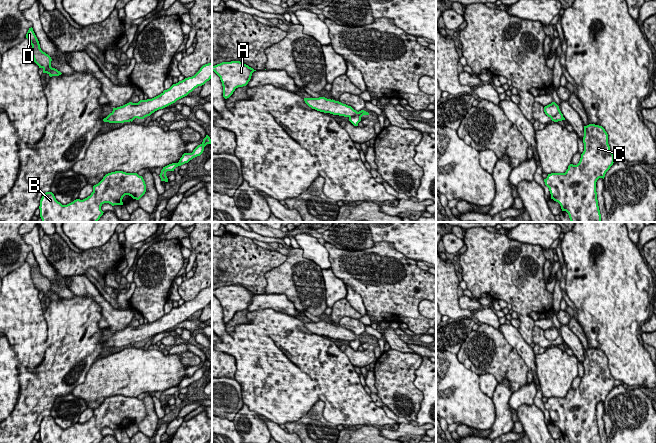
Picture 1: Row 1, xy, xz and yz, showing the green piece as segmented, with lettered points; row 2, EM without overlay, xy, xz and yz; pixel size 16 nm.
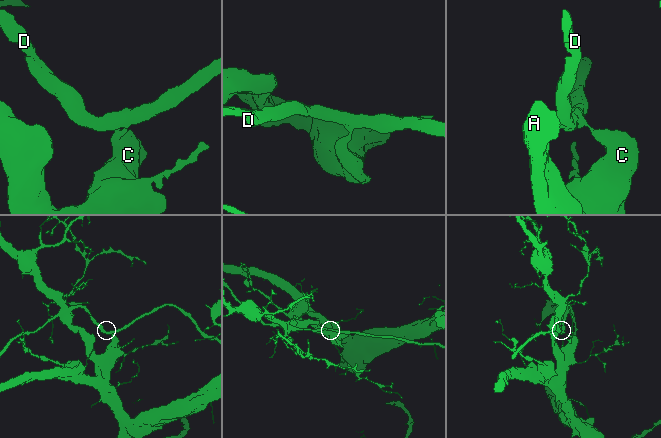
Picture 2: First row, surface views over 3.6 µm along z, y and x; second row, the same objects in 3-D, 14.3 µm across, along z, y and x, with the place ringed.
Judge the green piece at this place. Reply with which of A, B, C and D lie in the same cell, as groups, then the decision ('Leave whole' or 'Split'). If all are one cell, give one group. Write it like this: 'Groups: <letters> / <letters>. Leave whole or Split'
Groups: A B C / D. Split

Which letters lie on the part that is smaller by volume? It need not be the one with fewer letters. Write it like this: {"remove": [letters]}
{"remove": ["D"]}

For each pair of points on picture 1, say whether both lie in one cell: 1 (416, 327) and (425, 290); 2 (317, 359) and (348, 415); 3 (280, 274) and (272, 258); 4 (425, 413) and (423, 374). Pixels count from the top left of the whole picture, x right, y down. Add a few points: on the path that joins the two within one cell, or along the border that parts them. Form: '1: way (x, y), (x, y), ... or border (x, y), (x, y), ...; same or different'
1: way (414, 318), (414, 301), (416, 299); same
2: way (329, 373), (341, 385), (346, 401); same
3: border (287, 255), (281, 264), (265, 274), (265, 287); different
4: way (425, 403), (425, 384); same

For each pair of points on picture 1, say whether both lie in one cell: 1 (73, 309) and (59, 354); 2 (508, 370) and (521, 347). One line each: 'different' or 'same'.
1: same
2: different

